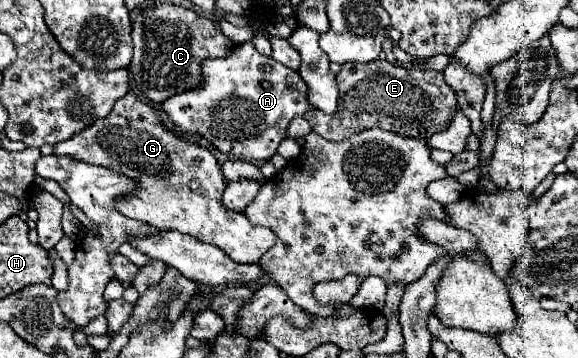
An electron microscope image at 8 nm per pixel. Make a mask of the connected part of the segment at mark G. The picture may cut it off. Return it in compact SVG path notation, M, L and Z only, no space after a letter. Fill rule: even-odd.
M133 90L115 102L109 116L95 120L83 132L71 136L71 140L55 144L53 154L127 174L127 178L137 182L137 188L133 194L115 202L119 212L159 230L179 230L199 242L213 244L233 262L253 264L275 244L275 234L269 228L253 226L243 212L223 208L221 194L225 190L225 176L211 150L189 136L179 138L167 130L157 110Z

